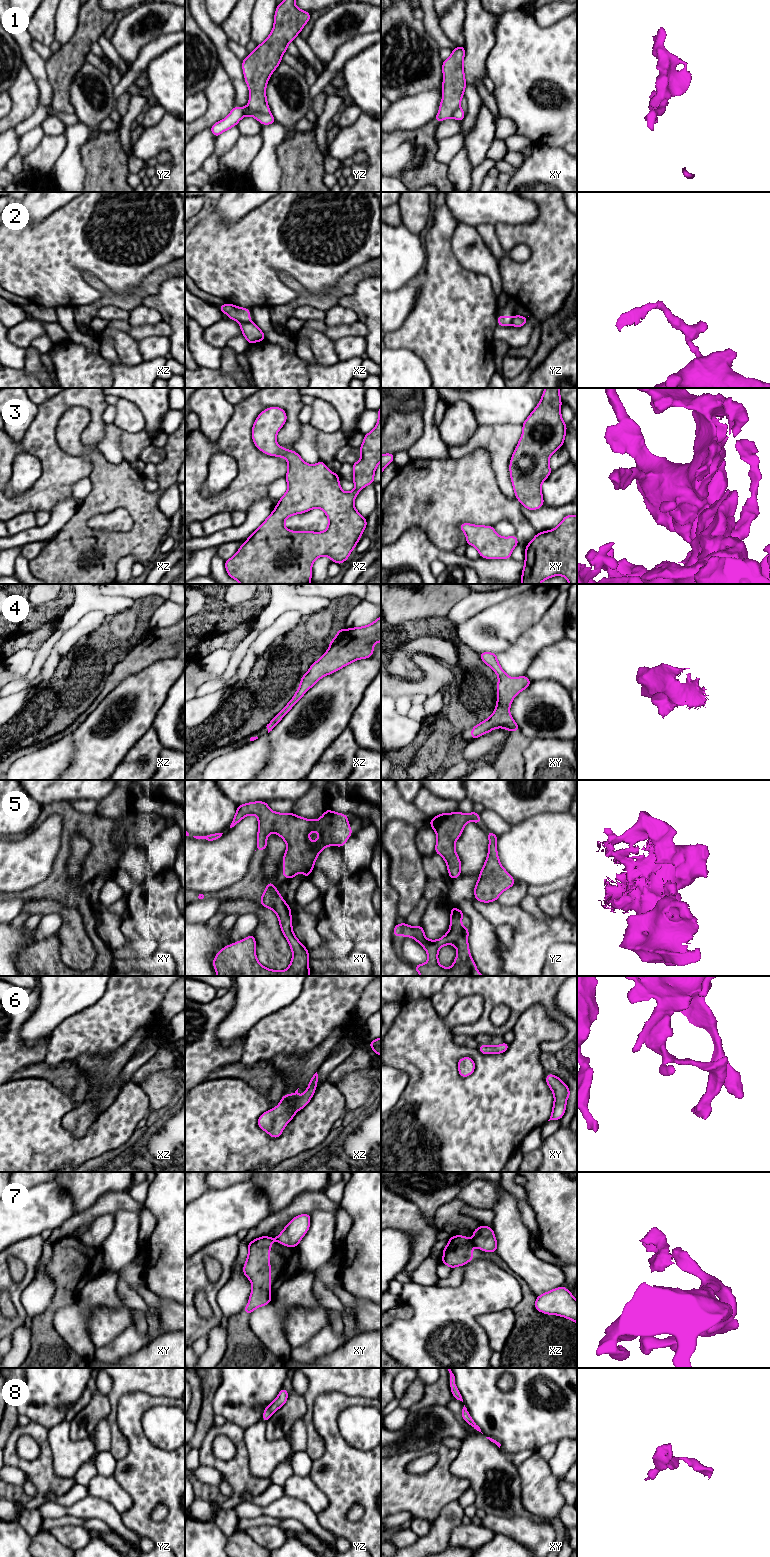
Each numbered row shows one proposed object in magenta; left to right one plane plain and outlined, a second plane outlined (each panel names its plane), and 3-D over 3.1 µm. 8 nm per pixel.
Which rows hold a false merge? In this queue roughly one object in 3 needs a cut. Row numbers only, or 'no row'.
1, 2, 7

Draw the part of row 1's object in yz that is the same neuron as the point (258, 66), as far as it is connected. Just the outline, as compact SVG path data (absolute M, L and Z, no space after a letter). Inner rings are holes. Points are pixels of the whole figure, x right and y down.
M284 0L277 5L271 33L242 61L244 78L250 92L250 110L269 113L265 92L269 78L282 62L281 56L287 52L287 45L300 34L310 16L309 12L297 8L295 0Z

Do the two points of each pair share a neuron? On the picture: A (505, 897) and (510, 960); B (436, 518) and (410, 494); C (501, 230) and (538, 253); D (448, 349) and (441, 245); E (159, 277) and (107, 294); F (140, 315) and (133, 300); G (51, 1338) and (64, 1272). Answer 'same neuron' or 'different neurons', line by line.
A: different neurons
B: same neuron
C: same neuron
D: same neuron
E: same neuron
F: different neurons
G: same neuron

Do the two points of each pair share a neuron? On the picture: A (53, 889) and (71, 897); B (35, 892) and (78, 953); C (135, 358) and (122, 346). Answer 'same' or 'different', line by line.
A: same
B: different
C: same

